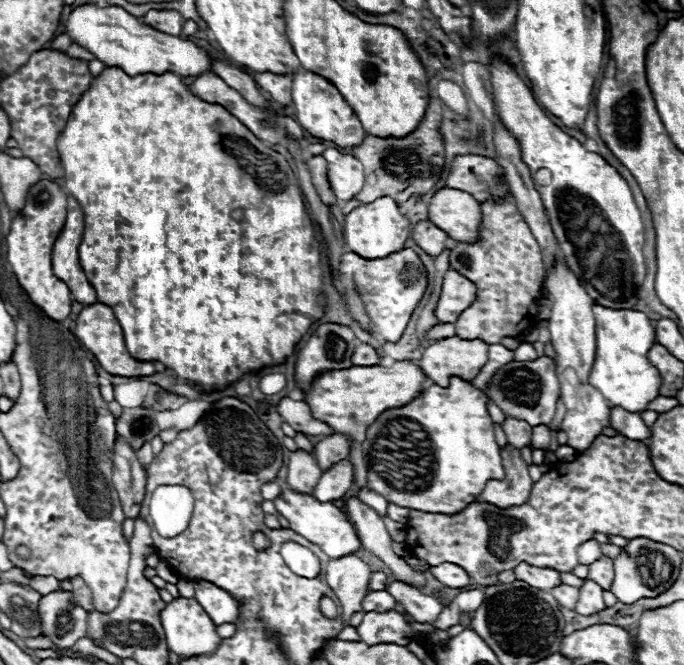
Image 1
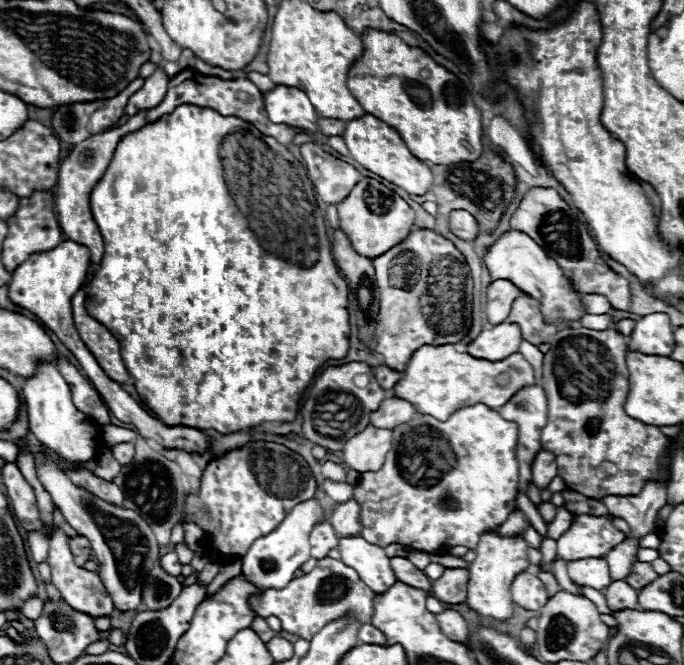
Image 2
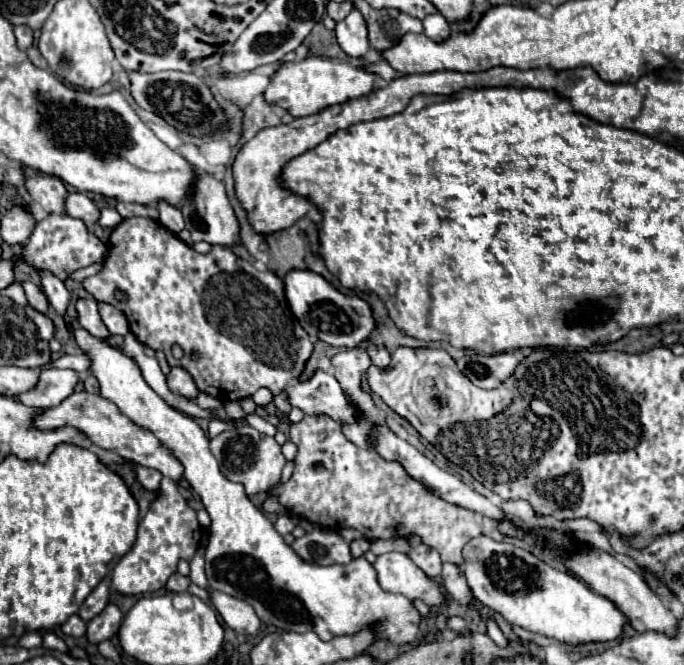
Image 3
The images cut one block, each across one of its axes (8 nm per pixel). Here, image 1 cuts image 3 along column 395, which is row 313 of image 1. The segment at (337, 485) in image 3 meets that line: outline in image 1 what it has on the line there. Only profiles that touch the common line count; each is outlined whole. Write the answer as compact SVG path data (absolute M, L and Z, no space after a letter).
M510 192L504 198L498 200L490 198L482 202L480 210L482 210L482 224L478 240L474 244L456 242L448 258L452 270L460 272L462 276L466 276L476 284L476 300L460 314L454 326L456 326L456 336L460 336L462 340L484 340L486 344L498 344L506 336L516 338L520 332L534 328L534 324L538 322L538 302L542 296L542 282L544 282L544 260L540 246L532 236L526 220L518 212L516 200Z

